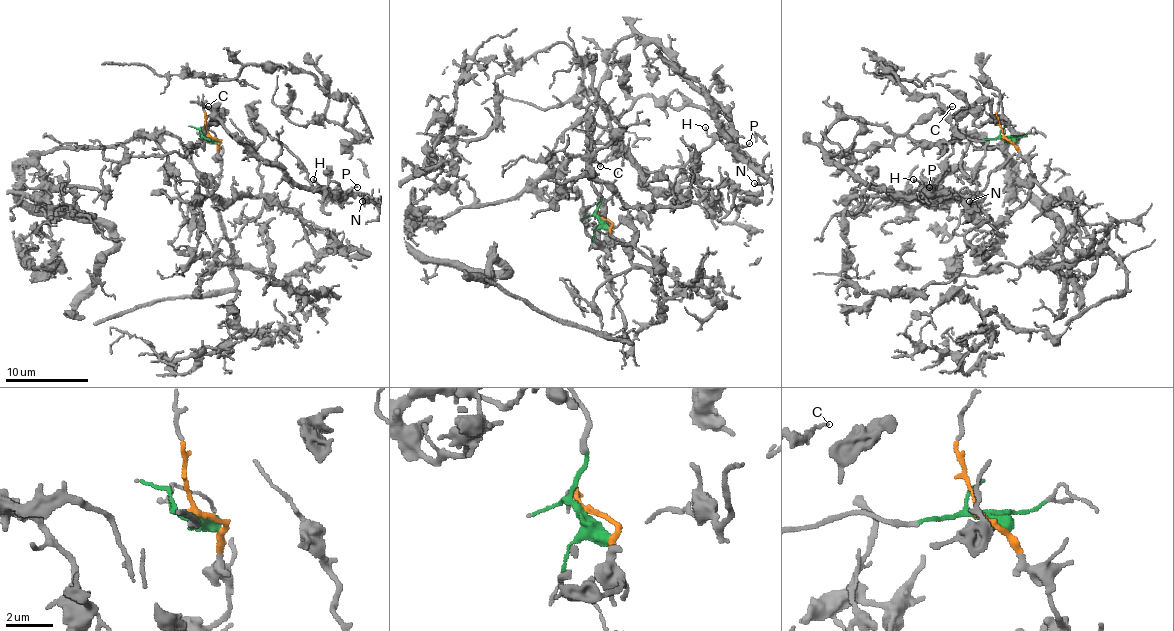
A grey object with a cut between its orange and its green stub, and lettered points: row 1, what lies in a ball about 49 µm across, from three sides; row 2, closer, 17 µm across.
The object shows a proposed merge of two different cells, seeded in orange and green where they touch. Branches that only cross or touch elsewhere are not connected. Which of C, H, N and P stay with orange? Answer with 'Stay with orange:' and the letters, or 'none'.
Stay with orange: none

